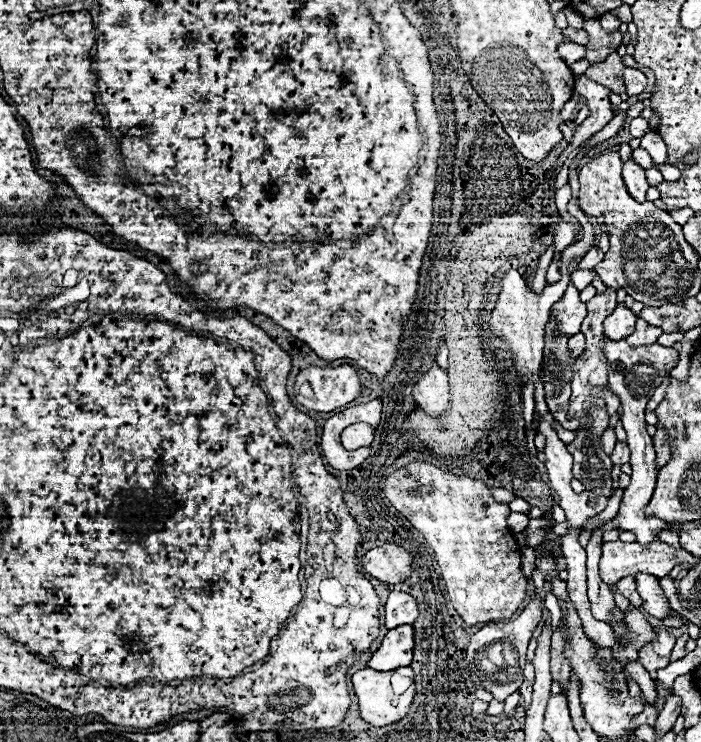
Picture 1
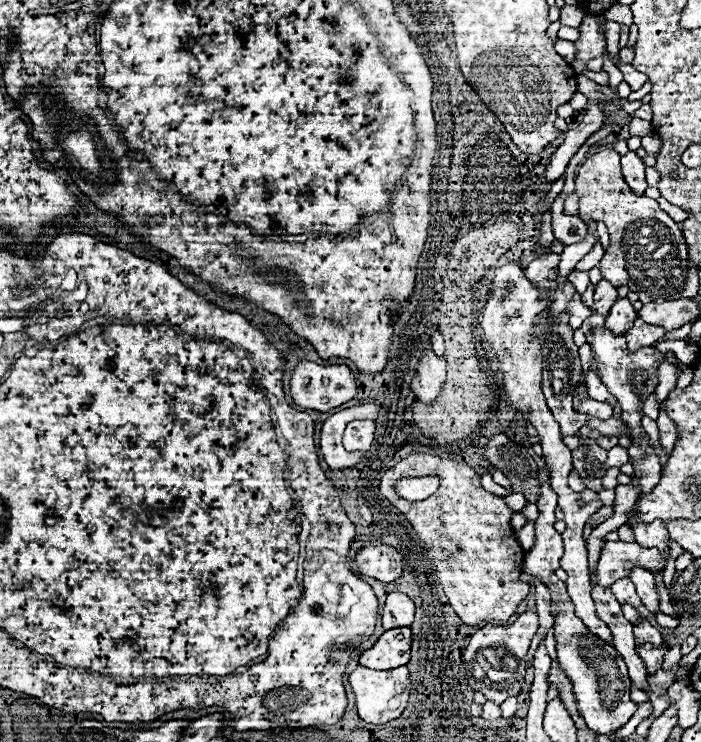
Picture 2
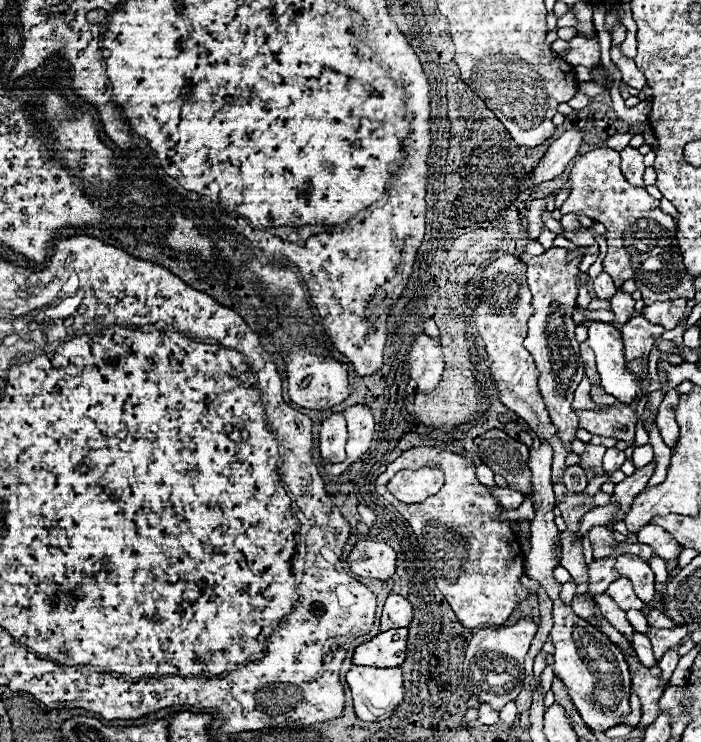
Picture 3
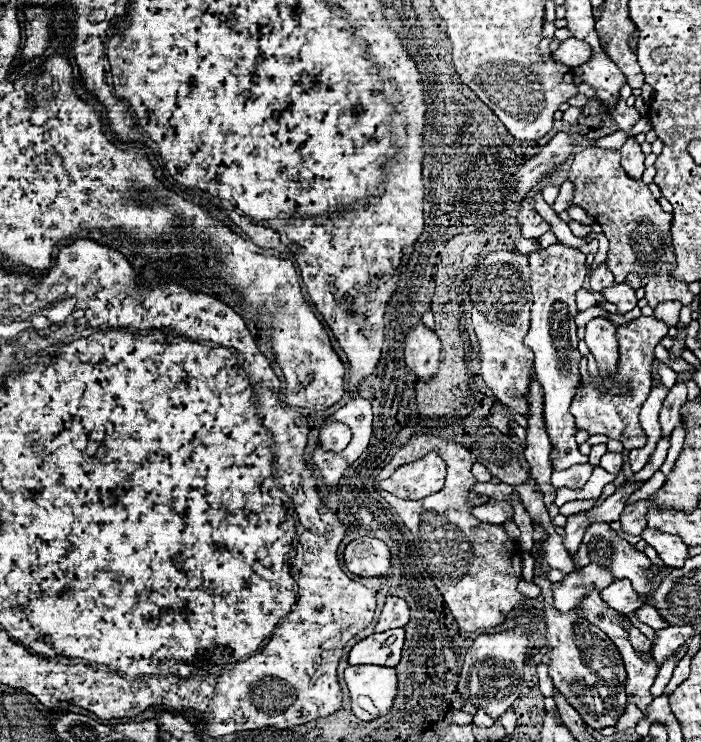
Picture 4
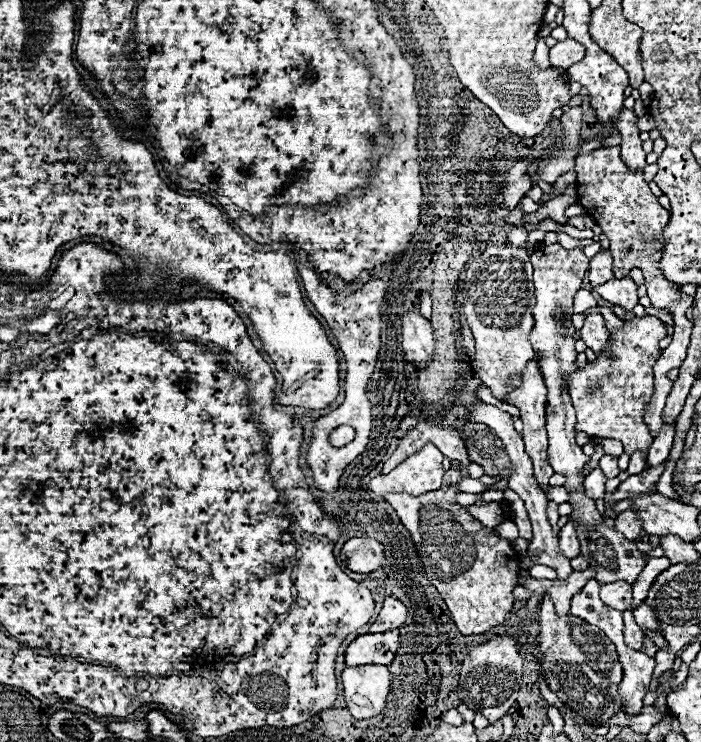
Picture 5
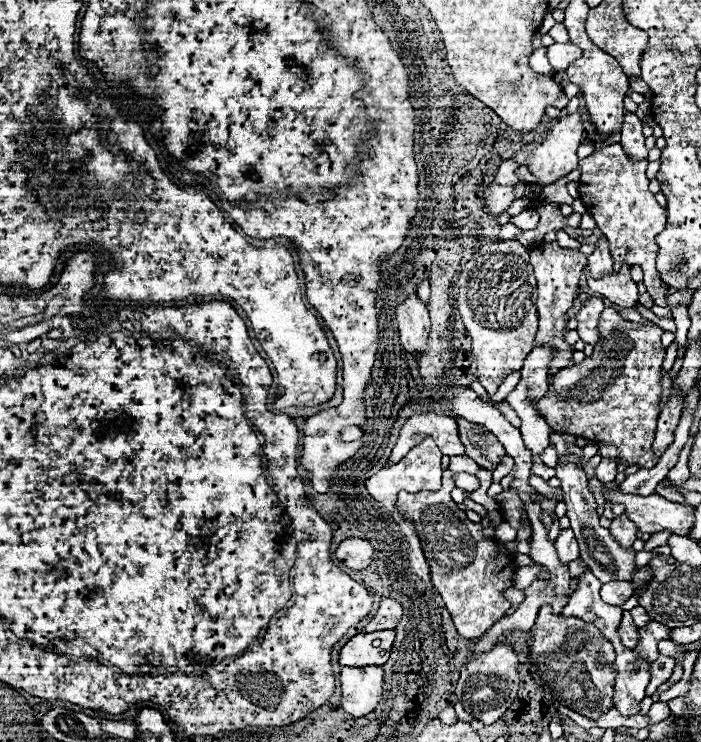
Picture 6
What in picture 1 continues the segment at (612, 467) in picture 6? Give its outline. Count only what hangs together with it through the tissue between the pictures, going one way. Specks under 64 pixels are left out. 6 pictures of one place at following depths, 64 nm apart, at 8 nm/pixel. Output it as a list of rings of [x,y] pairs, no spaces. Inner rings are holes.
[[[616,442],[616,448],[614,448],[614,452],[612,452],[612,462],[614,462],[616,466],[622,466],[622,464],[628,464],[628,460],[630,460],[630,450],[628,450],[628,446],[626,446],[624,442]]]

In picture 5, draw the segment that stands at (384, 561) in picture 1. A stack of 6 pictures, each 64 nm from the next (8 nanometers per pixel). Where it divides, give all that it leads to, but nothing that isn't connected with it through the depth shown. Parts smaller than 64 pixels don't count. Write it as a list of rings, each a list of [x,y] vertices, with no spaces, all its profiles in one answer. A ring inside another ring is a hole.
[[[350,538],[344,548],[340,558],[346,562],[346,566],[352,572],[358,574],[370,574],[374,570],[378,570],[384,562],[384,546],[374,540],[374,538]]]

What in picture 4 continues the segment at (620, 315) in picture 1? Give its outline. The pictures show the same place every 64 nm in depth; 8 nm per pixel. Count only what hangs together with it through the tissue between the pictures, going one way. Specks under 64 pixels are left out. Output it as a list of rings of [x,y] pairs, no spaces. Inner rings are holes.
[[[614,284],[612,288],[608,288],[602,296],[618,308],[618,314],[626,314],[626,312],[630,312],[630,310],[636,306],[638,300],[636,300],[634,290],[632,290],[630,286],[628,286],[628,292],[612,292],[616,286],[618,286],[618,284]]]

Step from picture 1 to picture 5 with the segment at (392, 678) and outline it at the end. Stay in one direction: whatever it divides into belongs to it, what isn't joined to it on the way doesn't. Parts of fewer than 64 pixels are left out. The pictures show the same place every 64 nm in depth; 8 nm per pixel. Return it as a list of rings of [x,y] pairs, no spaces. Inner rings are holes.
[[[348,666],[342,672],[346,708],[356,720],[378,716],[390,694],[392,674],[386,666]]]

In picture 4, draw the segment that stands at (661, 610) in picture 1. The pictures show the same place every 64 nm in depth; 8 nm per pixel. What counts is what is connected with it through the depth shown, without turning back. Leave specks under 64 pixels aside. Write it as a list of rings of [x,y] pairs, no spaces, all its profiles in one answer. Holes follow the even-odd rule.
[[[590,524],[584,542],[590,544],[590,560],[604,564],[618,578],[628,578],[640,596],[652,594],[654,574],[650,572],[650,560],[644,552],[636,552],[632,544],[622,540],[608,524]]]

